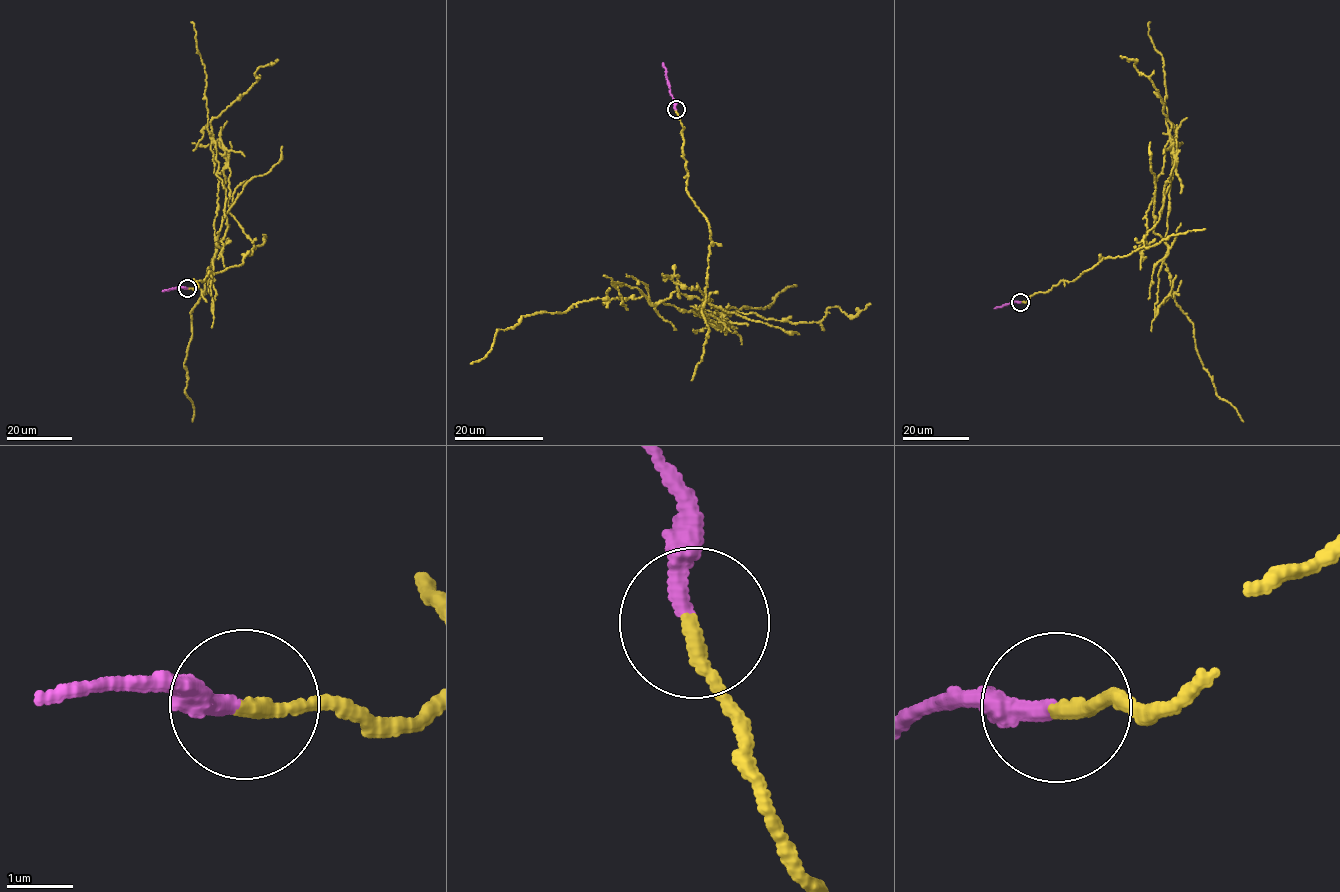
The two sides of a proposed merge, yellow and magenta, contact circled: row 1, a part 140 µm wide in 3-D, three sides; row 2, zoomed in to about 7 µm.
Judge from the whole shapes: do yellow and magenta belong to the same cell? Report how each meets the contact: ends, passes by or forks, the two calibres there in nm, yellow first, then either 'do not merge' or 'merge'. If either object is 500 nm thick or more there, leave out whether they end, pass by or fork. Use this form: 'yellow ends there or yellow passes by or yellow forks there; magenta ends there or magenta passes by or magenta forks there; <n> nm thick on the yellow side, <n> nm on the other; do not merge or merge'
yellow ends there; magenta ends there; 220 nm thick on the yellow side, 240 nm on the other; do not merge

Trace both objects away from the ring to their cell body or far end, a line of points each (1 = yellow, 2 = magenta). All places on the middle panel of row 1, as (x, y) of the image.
1: (676, 109), (711, 234), (697, 310), (722, 327), (592, 298), (522, 315), (470, 364)
2: (676, 109), (662, 63)

